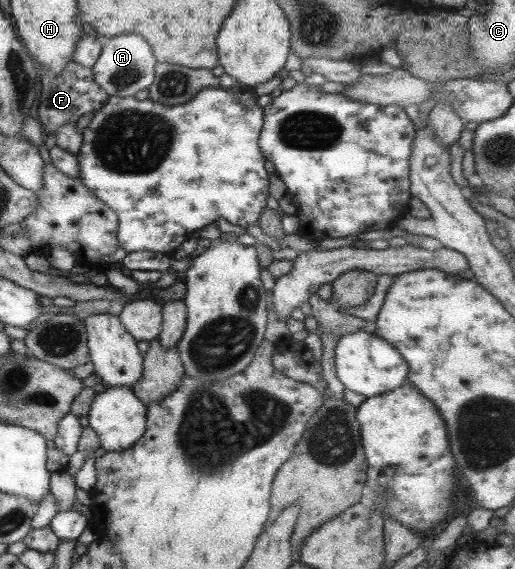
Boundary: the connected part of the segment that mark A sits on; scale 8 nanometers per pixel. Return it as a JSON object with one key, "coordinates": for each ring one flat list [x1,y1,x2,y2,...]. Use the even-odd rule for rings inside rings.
{"coordinates":[[117,35,101,40,100,55,91,67,93,81,108,96,131,97,140,89,145,89,153,81,155,59,149,51,149,45,139,35]]}

